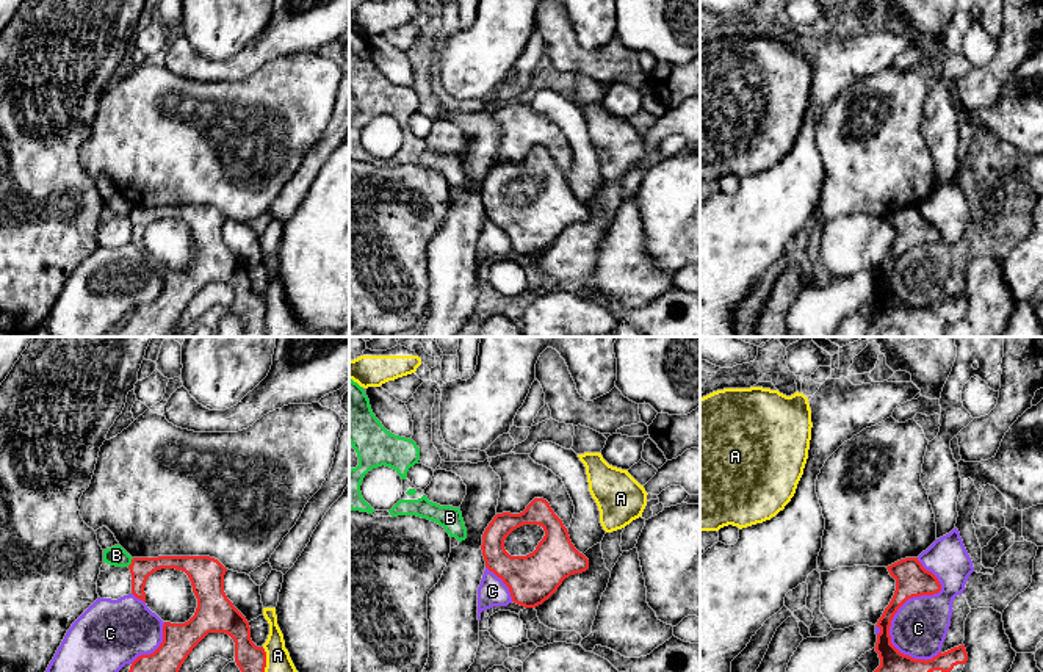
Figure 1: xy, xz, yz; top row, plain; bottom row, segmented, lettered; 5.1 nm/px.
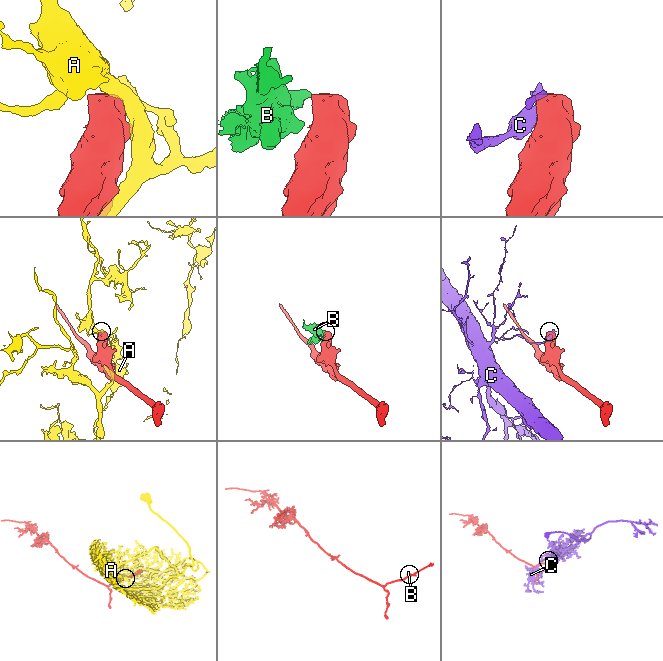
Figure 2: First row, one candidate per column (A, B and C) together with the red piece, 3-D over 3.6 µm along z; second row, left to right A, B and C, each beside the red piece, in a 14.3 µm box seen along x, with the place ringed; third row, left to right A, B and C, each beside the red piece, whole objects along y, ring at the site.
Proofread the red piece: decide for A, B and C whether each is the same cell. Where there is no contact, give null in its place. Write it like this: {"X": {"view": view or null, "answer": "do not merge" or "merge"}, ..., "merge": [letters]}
{"A": {"view": "xy", "answer": "do not merge"}, "B": {"view": "xy", "answer": "do not merge"}, "C": {"view": "yz", "answer": "do not merge"}, "merge": []}

